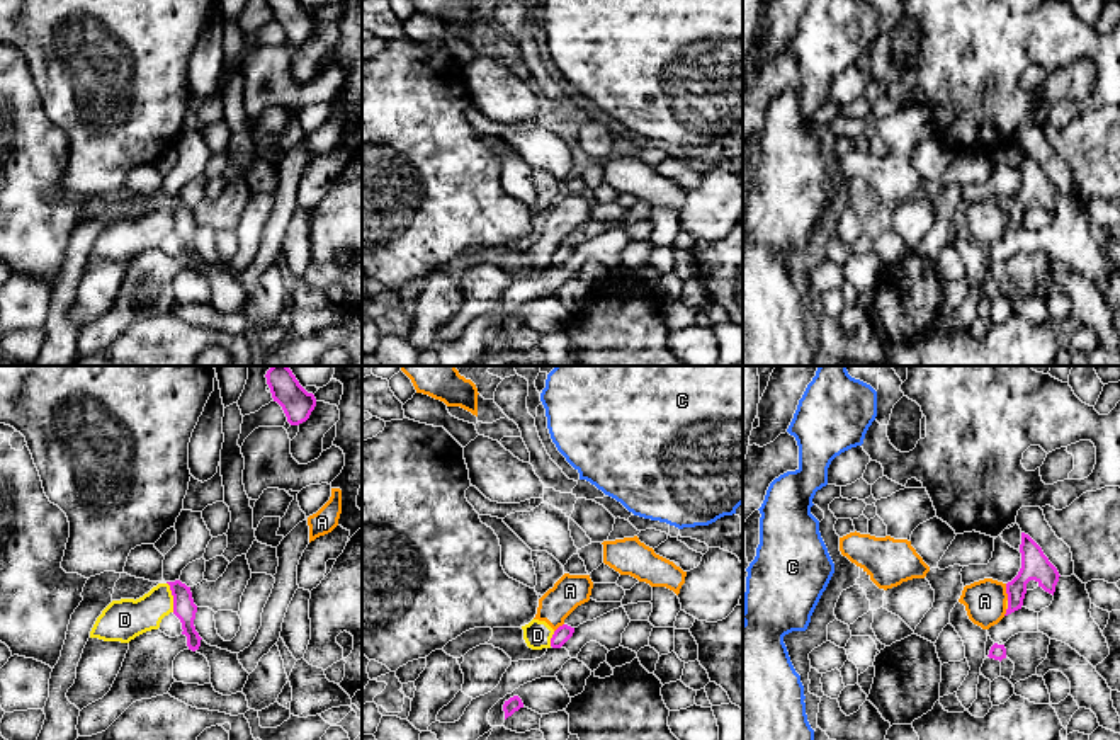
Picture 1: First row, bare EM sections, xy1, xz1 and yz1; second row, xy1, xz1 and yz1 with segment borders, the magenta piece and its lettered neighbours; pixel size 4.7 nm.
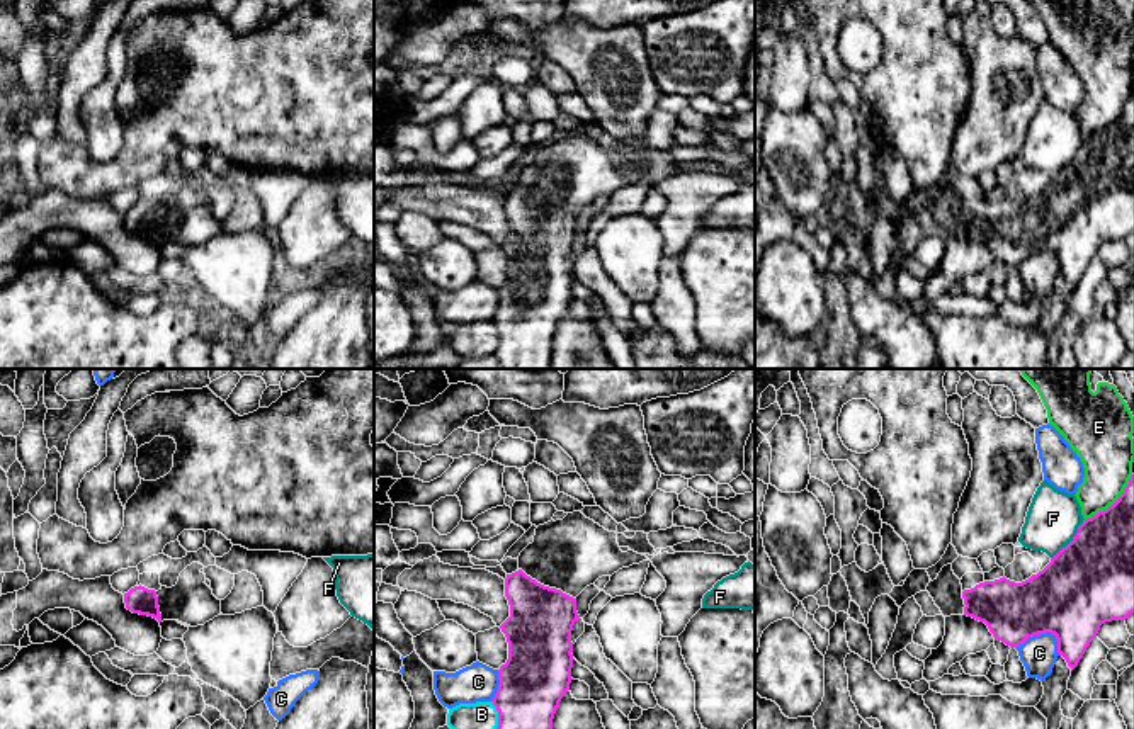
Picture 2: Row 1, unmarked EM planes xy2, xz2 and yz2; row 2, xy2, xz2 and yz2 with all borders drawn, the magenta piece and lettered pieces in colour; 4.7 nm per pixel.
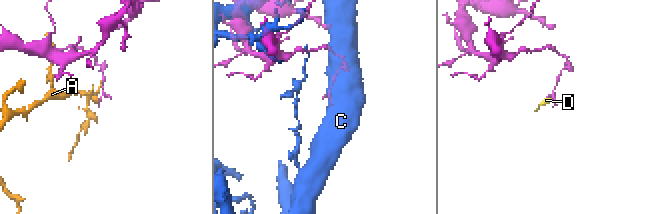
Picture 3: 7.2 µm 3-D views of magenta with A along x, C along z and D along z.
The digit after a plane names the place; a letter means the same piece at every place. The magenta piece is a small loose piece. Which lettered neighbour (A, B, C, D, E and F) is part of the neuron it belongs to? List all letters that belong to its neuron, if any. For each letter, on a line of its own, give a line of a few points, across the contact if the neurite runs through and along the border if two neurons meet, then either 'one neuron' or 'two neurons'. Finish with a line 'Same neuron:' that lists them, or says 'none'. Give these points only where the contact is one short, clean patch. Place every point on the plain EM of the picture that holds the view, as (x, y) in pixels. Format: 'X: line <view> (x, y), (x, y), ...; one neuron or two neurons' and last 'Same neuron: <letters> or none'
A: line yz1 (1005, 203), (1008, 218); two neurons
B: two neurons
C: two neurons
D: line xy1 (167, 201), (172, 211), (174, 230); two neurons
E: two neurons
F: line yz2 (1083, 138), (1077, 153), (1051, 177); two neurons
Same neuron: none

